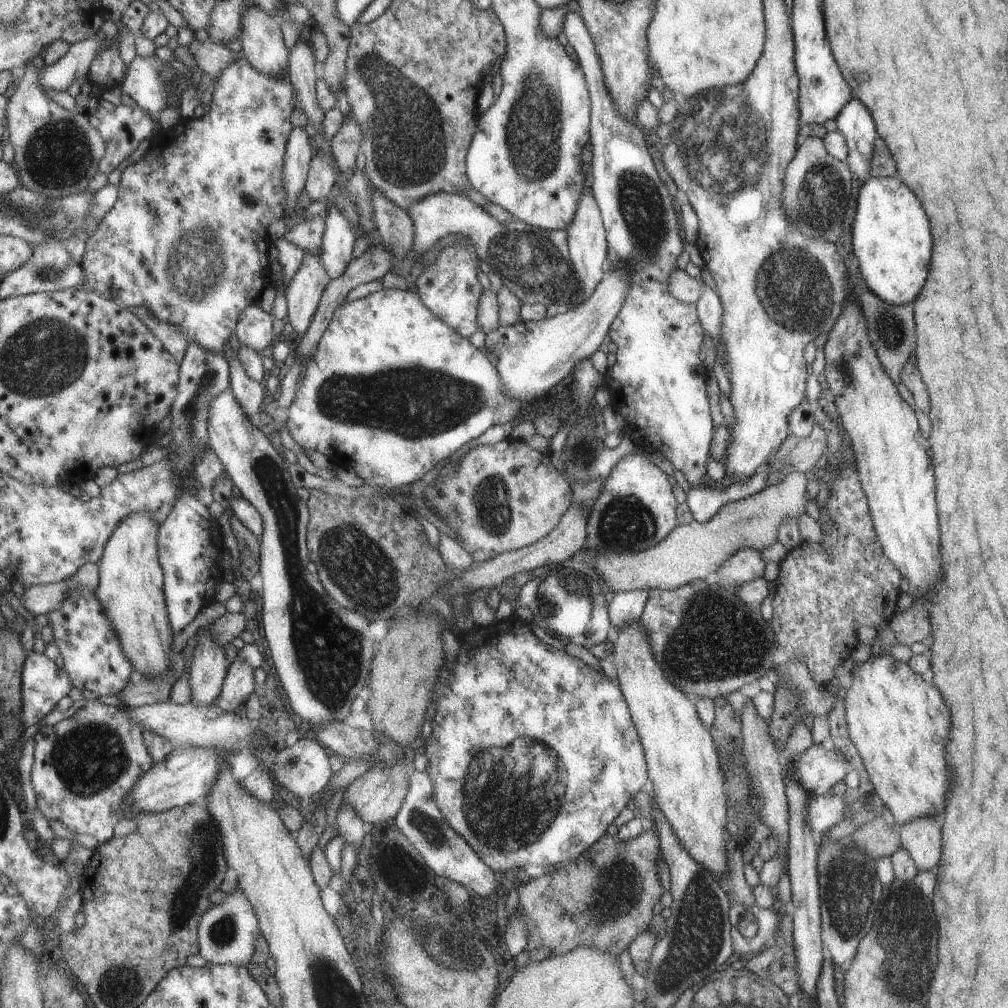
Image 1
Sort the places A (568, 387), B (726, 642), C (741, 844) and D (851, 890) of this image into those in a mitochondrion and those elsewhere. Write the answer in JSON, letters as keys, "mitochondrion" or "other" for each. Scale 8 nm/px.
{"A":"other","B":"mitochondrion","C":"other","D":"mitochondrion"}

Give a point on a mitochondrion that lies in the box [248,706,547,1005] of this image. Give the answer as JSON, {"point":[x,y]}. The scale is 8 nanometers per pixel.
{"point":[444,945]}

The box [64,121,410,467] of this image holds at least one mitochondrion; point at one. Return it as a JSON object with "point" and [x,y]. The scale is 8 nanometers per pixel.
{"point":[197,261]}

